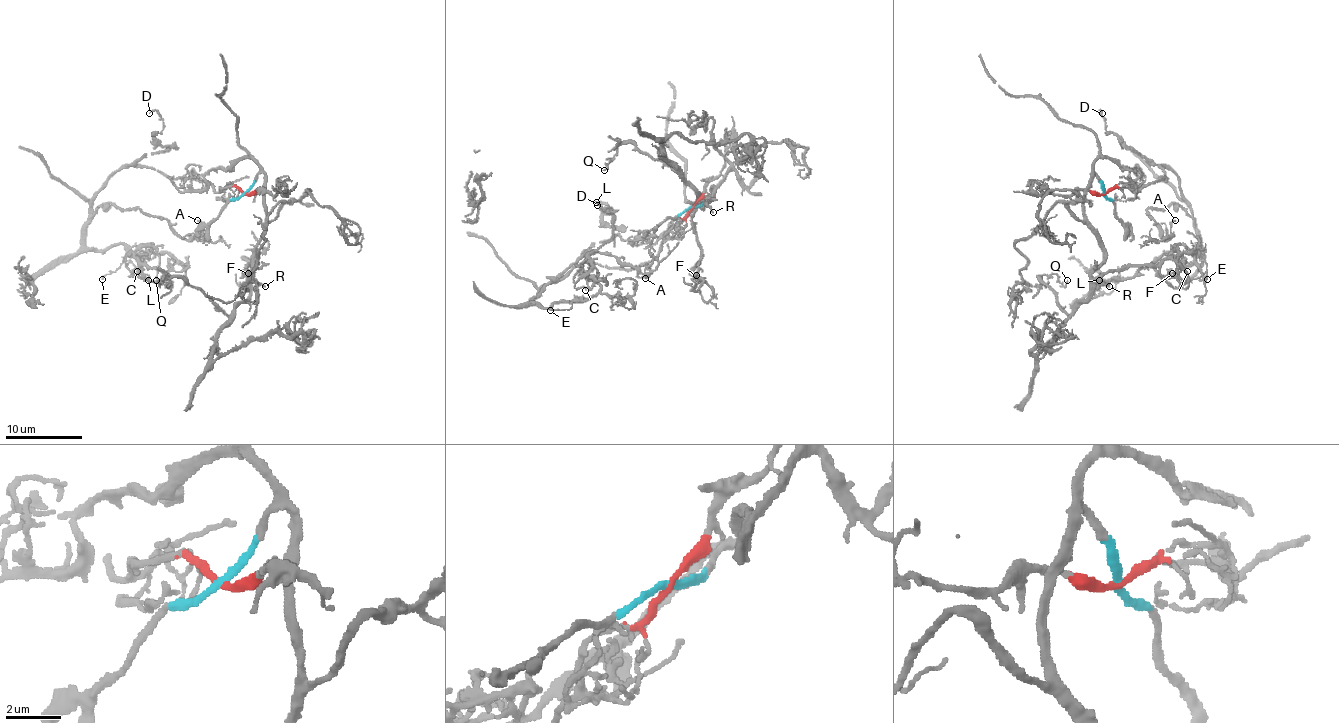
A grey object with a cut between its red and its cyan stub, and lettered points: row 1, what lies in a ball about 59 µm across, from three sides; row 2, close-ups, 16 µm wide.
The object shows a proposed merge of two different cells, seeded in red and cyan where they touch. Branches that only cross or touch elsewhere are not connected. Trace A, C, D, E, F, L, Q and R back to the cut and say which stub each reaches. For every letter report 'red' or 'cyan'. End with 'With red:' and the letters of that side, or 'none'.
A: red
C: red
D: red
E: red
F: cyan
L: red
Q: cyan
R: cyan
With red: A, C, D, E, L

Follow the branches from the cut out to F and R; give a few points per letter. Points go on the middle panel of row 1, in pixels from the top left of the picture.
F: (692, 207), (713, 186), (702, 205), (698, 196), (692, 211), (702, 257), (692, 281), (696, 284), (696, 275)
R: (692, 207), (711, 194), (713, 186), (713, 194), (702, 205), (698, 196), (713, 213)

